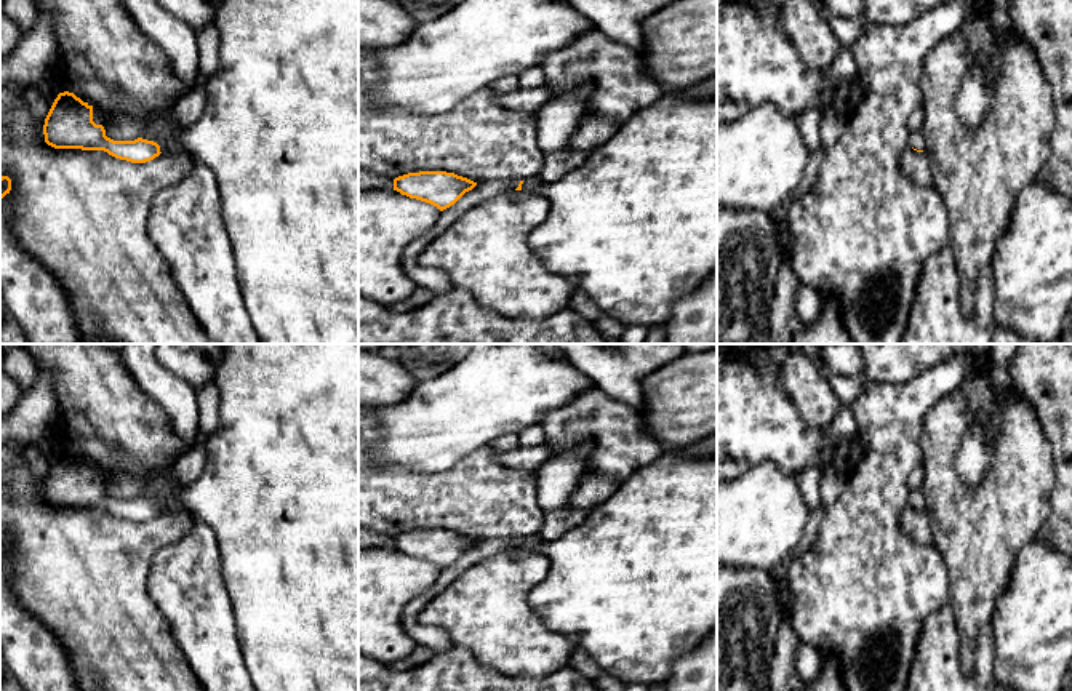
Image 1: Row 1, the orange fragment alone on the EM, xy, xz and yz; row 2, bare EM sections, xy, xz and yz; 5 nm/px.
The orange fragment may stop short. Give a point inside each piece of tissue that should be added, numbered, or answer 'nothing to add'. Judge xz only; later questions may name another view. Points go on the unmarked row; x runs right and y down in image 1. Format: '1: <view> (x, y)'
1: xz (636, 583)

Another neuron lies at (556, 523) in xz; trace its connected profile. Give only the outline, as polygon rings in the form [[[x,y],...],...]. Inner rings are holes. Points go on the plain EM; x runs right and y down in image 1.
[[[571,507],[544,512],[542,526],[538,536],[542,541],[557,541],[566,531],[581,525],[586,520],[587,513],[589,510]]]

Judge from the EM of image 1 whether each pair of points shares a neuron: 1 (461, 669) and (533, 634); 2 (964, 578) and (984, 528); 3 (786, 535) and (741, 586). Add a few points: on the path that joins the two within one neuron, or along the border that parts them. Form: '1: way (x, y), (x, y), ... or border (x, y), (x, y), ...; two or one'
1: border (455, 645), (464, 647), (480, 663), (503, 674); two
2: way (976, 565), (978, 541); one
3: border (733, 568), (756, 568), (767, 573); two

